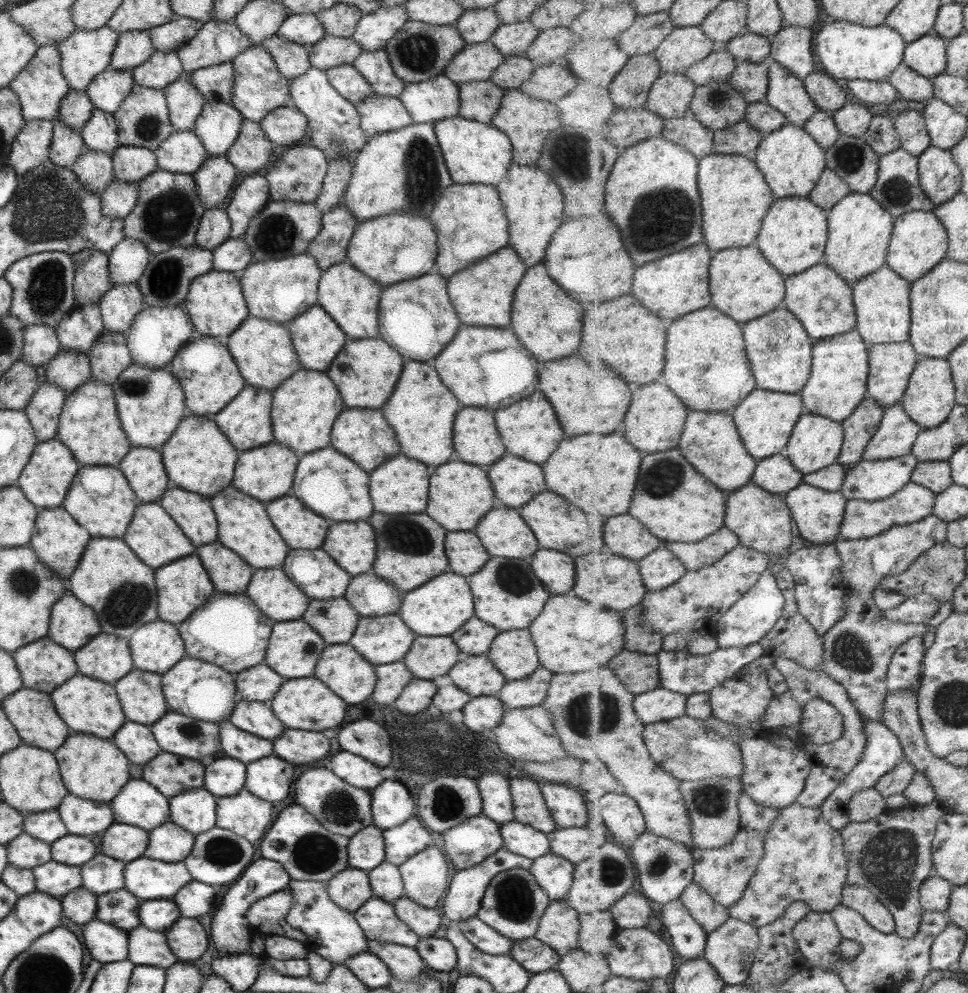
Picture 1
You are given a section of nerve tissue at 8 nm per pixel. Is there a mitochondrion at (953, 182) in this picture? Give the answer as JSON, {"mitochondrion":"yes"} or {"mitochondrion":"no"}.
{"mitochondrion":"no"}

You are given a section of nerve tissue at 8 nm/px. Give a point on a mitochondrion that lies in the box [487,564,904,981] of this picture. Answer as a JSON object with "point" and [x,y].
{"point":[585,715]}

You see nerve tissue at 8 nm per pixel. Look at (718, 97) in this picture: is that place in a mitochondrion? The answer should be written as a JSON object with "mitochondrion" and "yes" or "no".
{"mitochondrion":"yes"}

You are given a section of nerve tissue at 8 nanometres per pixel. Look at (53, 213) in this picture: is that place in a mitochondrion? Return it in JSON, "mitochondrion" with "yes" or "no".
{"mitochondrion":"yes"}

